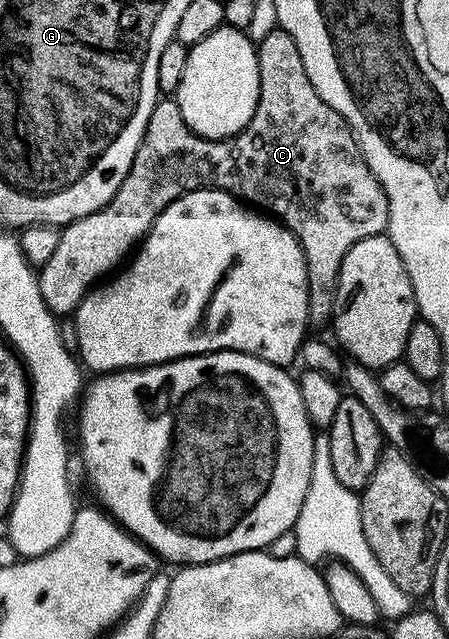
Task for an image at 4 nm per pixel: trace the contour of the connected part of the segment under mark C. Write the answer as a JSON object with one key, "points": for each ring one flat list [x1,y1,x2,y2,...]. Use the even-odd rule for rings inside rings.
{"points":[[282,30,270,32,258,41,257,51,257,106,251,121,237,135,224,136,221,140,199,136,185,122,178,99,161,98,156,102,153,114,149,114,149,126,145,126,141,146,137,146,133,166,129,166,129,174,125,174,125,182,121,182,117,194,113,194,105,207,66,225,59,233,57,250,53,250,49,262,38,269,41,298,45,298,45,306,49,306,56,317,63,318,66,312,67,315,74,313,92,285,114,273,132,255,133,246,151,231,153,222,163,213,165,206,198,188,220,188,270,214,298,238,307,263,307,319,312,325,326,325,332,319,339,271,345,256,362,239,386,233,389,202,381,182,373,170,369,170,346,118,326,104,321,94,317,94,313,82,309,82,309,74,305,74,301,54,290,34]]}

